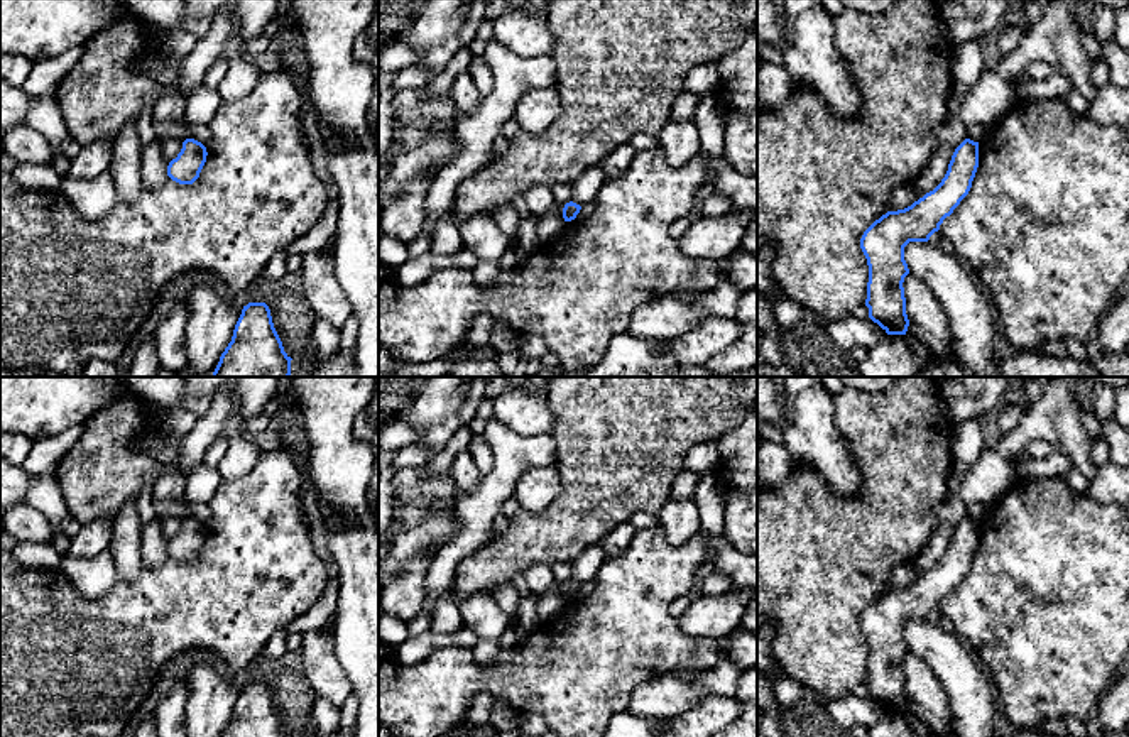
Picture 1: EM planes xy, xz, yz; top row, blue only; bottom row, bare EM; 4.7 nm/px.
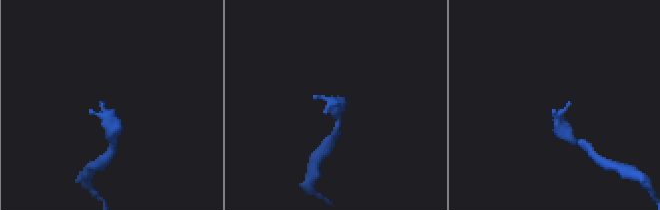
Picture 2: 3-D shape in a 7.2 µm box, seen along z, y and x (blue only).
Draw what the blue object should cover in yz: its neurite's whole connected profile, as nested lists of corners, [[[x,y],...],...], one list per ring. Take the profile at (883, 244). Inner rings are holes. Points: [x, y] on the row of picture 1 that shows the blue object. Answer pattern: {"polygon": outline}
{"polygon": [[[965,139],[953,152],[941,183],[911,206],[887,211],[862,235],[860,248],[869,265],[869,318],[887,335],[906,335],[904,277],[909,274],[904,247],[928,242],[968,194],[979,167],[979,142]]]}

